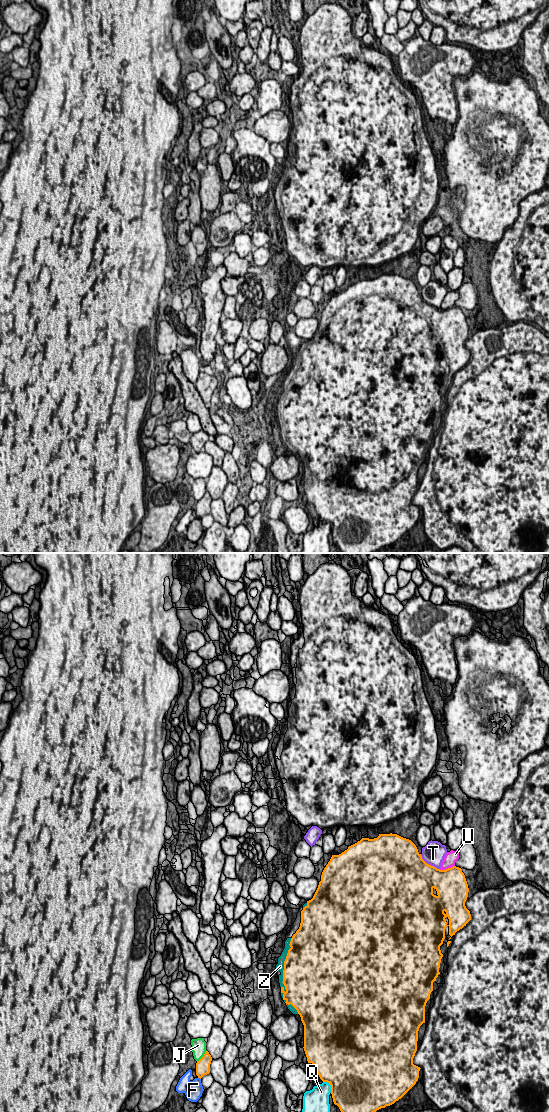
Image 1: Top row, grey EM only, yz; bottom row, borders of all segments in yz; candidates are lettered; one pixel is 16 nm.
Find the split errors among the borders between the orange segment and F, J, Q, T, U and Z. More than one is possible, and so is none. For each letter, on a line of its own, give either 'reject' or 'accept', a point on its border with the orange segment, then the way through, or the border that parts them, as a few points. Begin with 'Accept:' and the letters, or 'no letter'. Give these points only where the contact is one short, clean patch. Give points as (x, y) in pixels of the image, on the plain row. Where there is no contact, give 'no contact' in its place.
Accept: Z
F: reject; contact yz (199, 517)
J: reject; contact yz (203, 496)
Q: reject; contact yz (330, 524)
T: reject; contact yz (428, 304)
U: reject; contact yz (446, 309)
Z: accept; contact yz (284, 408)

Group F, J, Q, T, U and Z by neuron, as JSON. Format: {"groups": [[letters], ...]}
{"groups": [["F"], ["J"], ["Q"], ["T"], ["U"], ["Z"]]}

